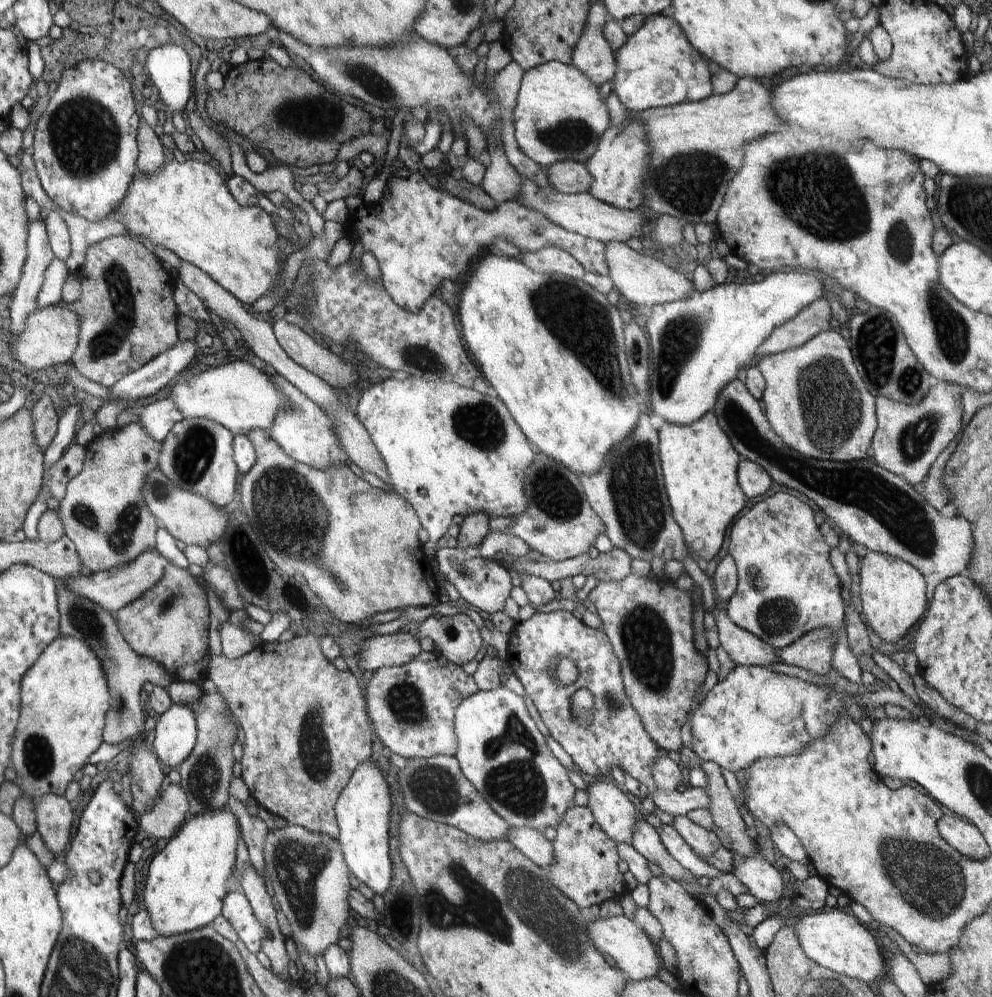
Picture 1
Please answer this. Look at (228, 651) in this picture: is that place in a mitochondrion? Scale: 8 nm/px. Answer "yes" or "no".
no

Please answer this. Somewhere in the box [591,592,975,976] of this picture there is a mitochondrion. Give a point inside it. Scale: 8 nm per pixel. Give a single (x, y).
(933, 883)

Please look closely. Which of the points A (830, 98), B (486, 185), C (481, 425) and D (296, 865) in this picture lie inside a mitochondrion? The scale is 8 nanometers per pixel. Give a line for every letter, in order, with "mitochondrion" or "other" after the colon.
A: other
B: other
C: mitochondrion
D: mitochondrion

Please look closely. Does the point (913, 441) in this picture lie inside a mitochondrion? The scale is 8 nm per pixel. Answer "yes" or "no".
yes

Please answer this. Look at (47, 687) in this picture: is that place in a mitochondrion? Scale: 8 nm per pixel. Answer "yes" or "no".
no

